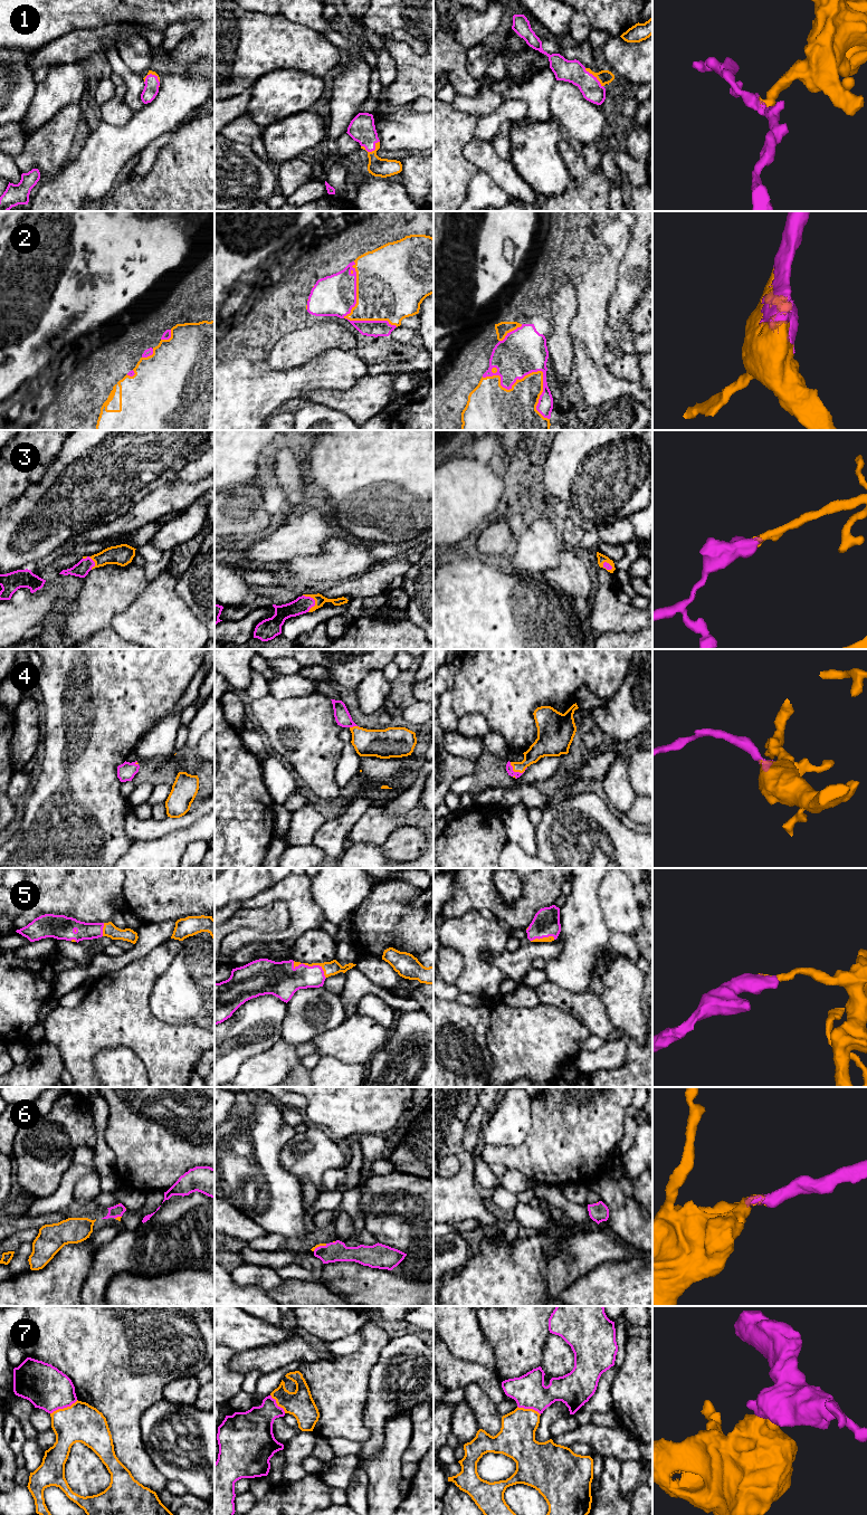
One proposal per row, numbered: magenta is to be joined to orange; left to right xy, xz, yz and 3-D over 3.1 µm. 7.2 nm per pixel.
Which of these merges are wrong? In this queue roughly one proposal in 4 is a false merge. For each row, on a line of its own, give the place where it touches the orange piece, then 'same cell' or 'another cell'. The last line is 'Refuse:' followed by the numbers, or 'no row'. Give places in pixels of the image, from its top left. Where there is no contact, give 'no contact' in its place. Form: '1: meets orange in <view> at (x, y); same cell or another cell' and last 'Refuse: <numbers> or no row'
1: meets orange in xz at (372, 151); same cell
2: meets orange in yz at (533, 372); same cell
3: meets orange in xz at (314, 599); same cell
4: meets orange in yz at (516, 771); same cell
5: meets orange in xz at (311, 965); same cell
6: meets orange in xz at (320, 1245); same cell
7: meets orange in xy at (64, 1408); another cell
Refuse: 7

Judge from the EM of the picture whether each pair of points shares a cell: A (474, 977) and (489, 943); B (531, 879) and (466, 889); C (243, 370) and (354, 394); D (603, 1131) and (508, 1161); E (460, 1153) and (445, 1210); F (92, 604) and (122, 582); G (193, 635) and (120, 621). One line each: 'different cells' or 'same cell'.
A: same cell
B: same cell
C: different cells
D: same cell
E: same cell
F: same cell
G: same cell

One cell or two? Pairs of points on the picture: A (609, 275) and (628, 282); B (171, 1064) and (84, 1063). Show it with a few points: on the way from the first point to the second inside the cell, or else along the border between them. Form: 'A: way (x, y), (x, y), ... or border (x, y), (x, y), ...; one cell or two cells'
A: border (626, 253), (618, 269), (617, 289), (609, 302); two cells
B: way (148, 1040), (145, 1038), (102, 1039); one cell

